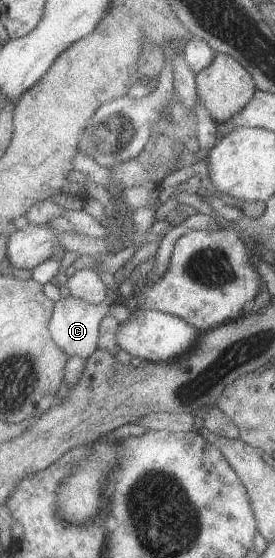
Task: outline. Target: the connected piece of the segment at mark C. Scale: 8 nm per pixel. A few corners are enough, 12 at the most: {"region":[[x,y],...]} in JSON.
{"region":[[70,295],[55,303],[51,332],[87,360],[100,343],[106,303]]}

